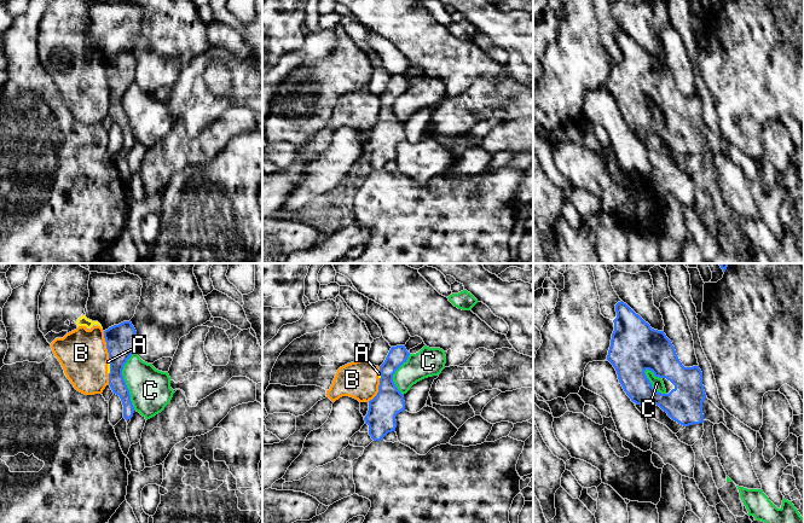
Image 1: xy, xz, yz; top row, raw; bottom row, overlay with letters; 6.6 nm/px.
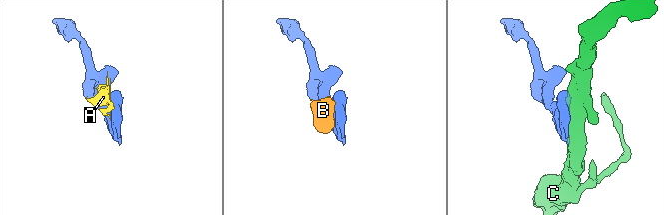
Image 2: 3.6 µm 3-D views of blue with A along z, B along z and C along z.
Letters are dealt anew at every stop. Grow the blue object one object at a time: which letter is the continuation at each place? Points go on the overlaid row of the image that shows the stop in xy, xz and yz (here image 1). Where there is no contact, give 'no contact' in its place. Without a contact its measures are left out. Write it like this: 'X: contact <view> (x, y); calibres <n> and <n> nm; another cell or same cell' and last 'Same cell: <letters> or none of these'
A: contact xy (110, 367); calibres 190 and 20 nm; another cell
B: contact xy (106, 346); calibres 190 and 320 nm; another cell
C: contact xy (123, 381); calibres 190 and 280 nm; another cell
Same cell: none of these

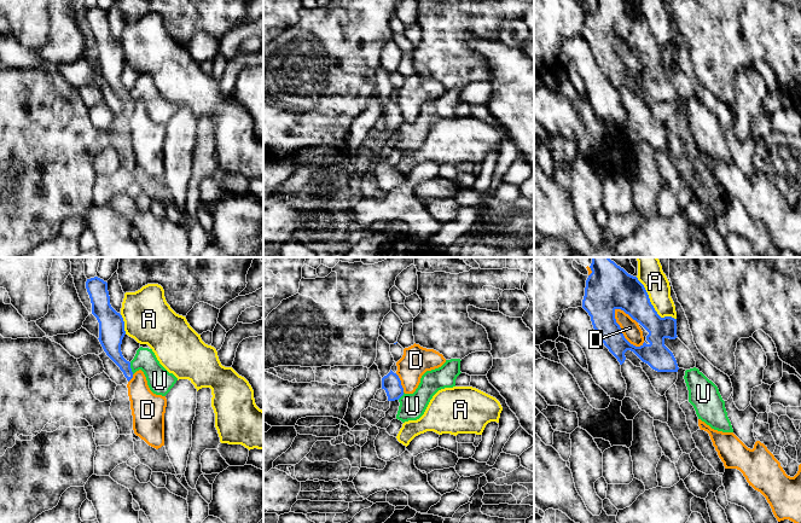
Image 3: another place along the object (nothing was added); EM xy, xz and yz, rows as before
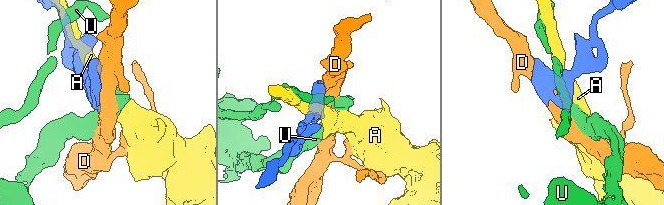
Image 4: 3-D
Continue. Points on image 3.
A: contact yz (651, 304); calibres 260 and 170 nm; another cell
D: contact yz (620, 331); calibres 240 and 120 nm; another cell
U: contact xy (131, 368); calibres 160 and 170 nm; another cell
Same cell: none of these

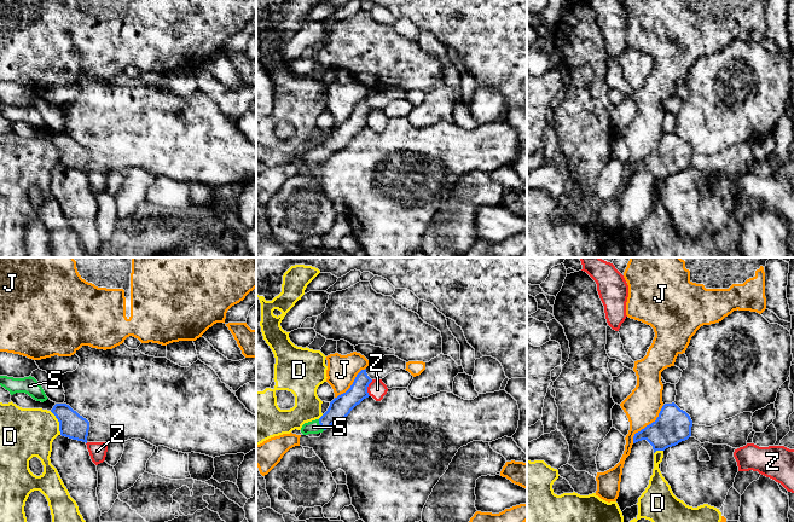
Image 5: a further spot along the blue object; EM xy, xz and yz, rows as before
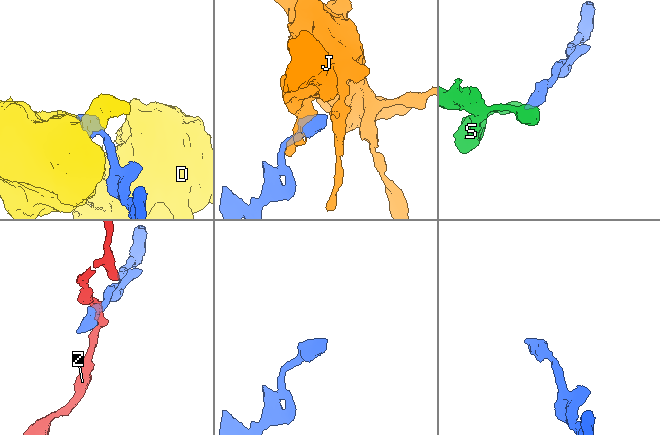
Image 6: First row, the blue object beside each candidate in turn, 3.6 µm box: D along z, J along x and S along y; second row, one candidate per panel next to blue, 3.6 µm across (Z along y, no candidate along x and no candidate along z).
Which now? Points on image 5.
D: contact xy (59, 423); calibres 170 and 340 nm; another cell
J: contact yz (649, 424); calibres 240 and 240 nm; another cell
S: contact xz (319, 423); calibres 150 and 90 nm; same cell
Z: contact xz (366, 388); calibres 150 and 120 nm; another cell
Same cell: S

